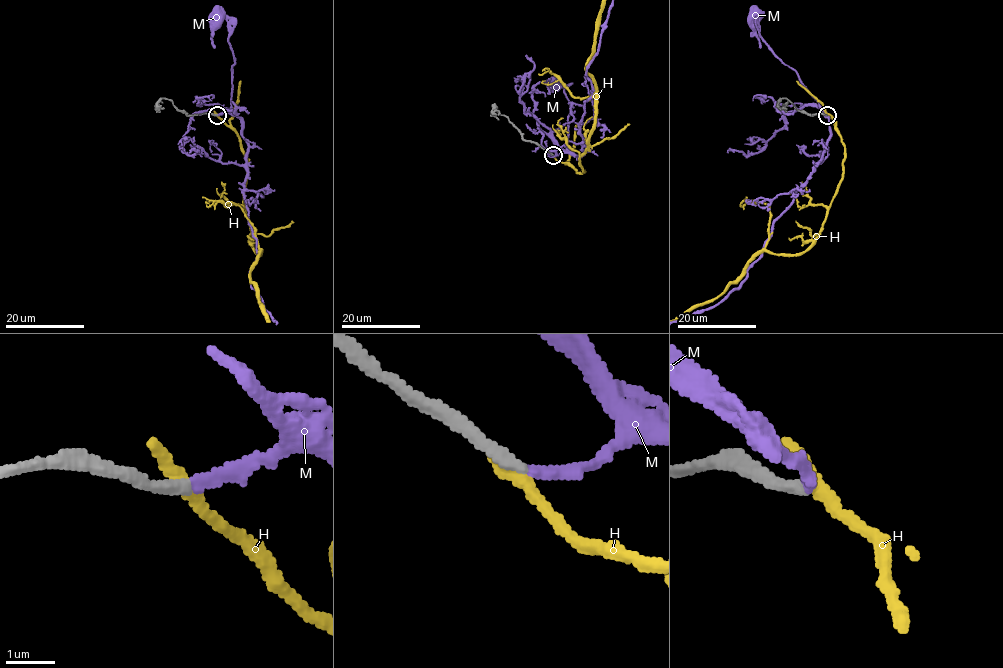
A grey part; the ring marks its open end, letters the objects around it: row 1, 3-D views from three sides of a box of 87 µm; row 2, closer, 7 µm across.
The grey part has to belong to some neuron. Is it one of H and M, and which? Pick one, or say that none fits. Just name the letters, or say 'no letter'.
M

